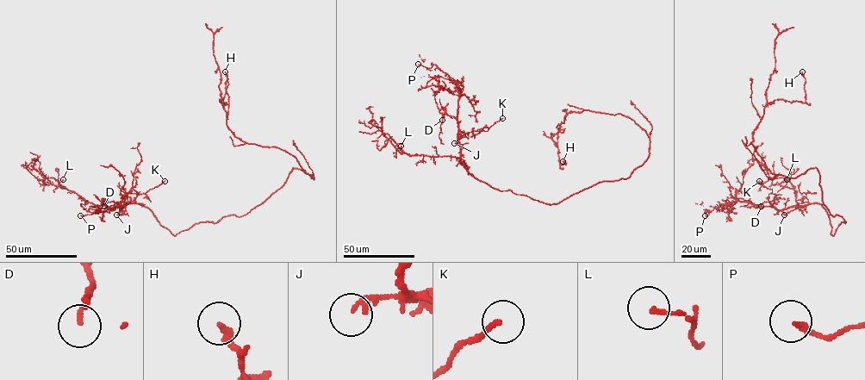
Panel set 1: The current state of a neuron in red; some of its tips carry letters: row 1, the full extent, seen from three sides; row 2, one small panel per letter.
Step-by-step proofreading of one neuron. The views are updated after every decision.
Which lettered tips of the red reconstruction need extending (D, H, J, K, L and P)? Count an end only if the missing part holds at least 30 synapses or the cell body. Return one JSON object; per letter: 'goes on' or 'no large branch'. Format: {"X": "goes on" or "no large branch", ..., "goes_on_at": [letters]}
{"D": "no large branch", "H": "no large branch", "J": "no large branch", "K": "no large branch", "L": "no large branch", "P": "no large branch", "goes_on_at": []}

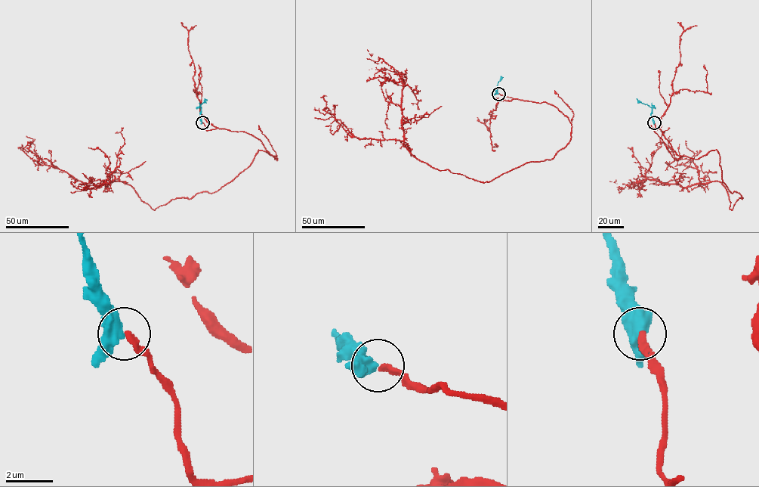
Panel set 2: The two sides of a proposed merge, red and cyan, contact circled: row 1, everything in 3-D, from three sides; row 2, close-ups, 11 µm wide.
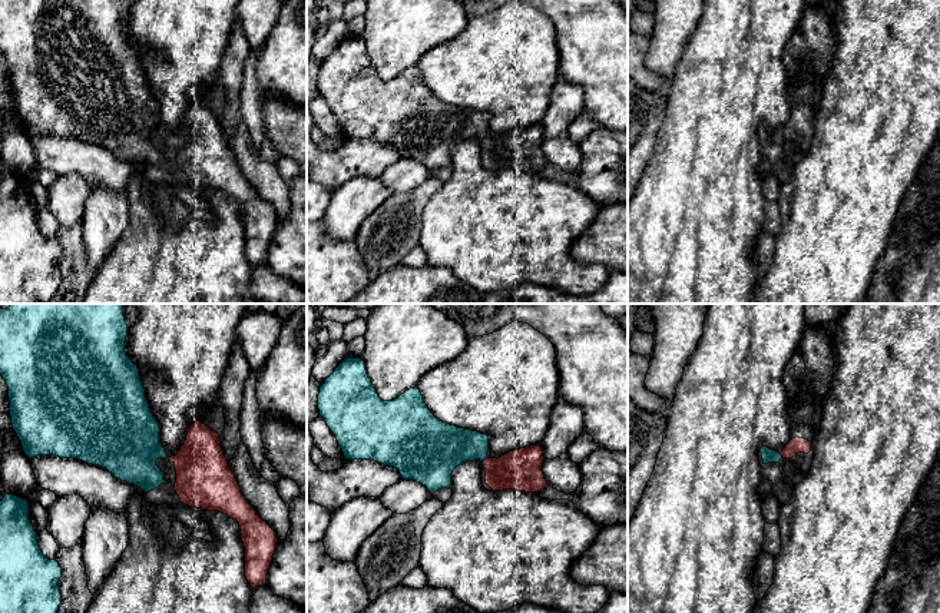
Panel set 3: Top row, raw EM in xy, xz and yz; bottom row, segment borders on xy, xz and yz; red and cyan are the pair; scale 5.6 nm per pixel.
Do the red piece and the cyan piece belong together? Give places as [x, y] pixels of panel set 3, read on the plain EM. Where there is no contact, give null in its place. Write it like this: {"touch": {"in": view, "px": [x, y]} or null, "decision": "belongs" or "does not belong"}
{"touch": {"in": "xz", "px": [485, 139]}, "decision": "belongs"}

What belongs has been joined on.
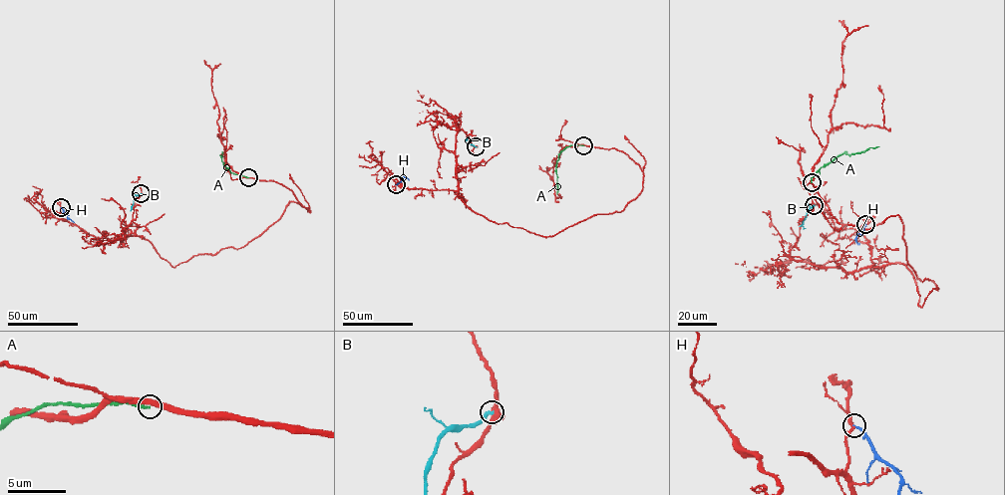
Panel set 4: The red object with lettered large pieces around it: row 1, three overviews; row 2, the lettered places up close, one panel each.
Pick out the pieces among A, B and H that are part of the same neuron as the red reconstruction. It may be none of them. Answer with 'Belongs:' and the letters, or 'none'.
Belongs: none

